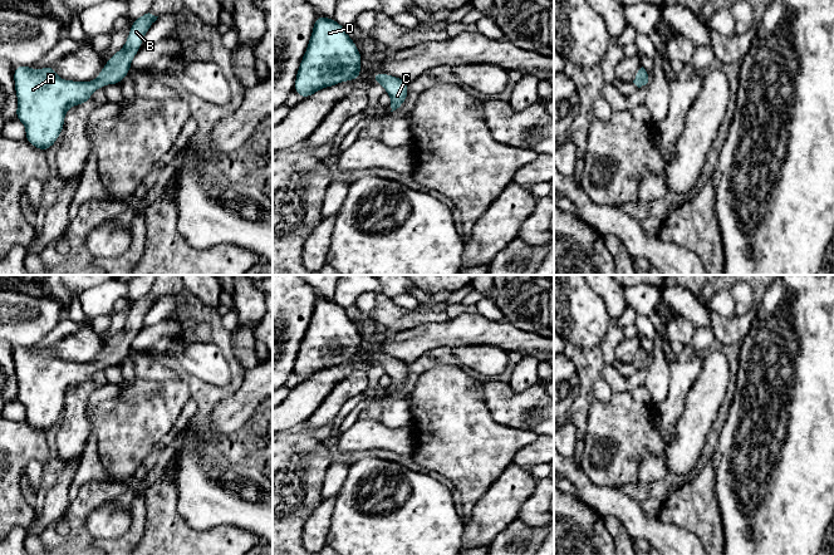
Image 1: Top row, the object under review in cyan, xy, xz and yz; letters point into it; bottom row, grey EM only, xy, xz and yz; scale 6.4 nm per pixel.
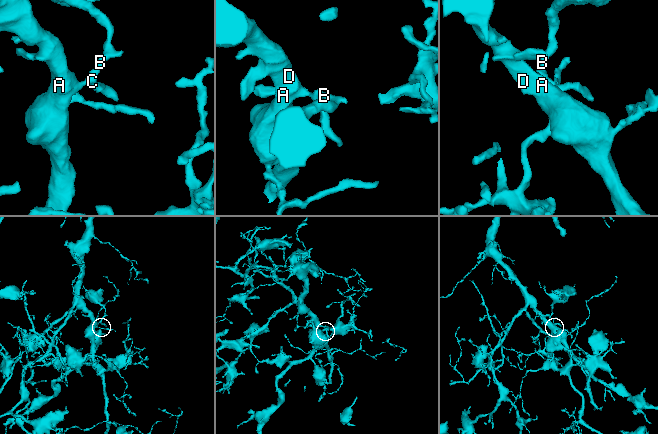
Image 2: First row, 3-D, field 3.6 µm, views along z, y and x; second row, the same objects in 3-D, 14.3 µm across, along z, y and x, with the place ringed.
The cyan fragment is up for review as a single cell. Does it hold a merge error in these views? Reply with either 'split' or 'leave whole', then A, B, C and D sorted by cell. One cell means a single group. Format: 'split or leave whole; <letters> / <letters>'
leave whole; A B C D

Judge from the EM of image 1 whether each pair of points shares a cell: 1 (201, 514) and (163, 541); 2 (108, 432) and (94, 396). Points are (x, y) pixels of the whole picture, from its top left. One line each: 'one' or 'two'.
1: two
2: two

